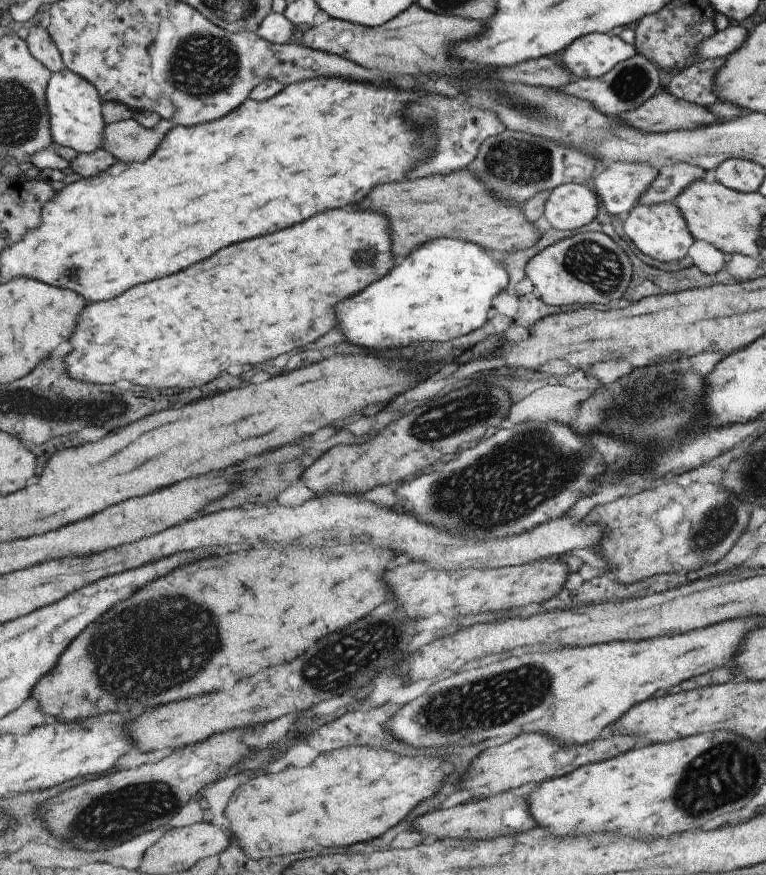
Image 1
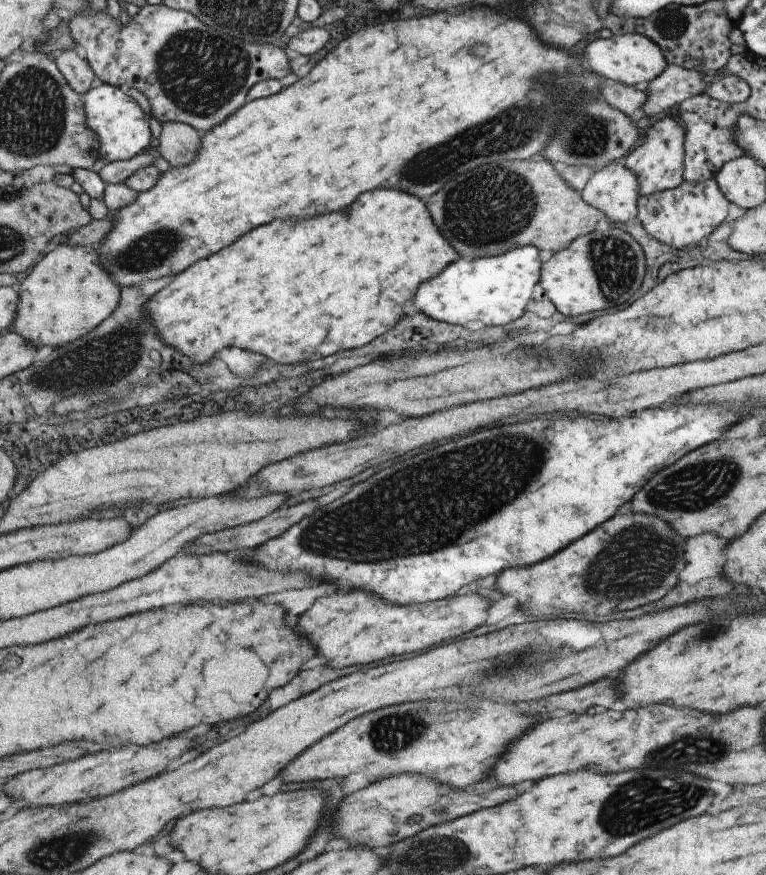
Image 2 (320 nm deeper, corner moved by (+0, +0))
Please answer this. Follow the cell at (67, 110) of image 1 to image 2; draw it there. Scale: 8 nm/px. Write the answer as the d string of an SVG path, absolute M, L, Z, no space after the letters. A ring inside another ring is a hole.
M108 83L91 88L83 95L83 104L87 114L87 128L91 130L91 134L99 134L101 146L94 150L99 150L101 160L106 160L107 163L127 161L149 146L149 113L145 114L137 106L137 102L131 96L123 94L119 88Z

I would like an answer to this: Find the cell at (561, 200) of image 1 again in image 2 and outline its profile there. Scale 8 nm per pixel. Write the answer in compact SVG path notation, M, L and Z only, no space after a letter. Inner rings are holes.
M610 163L594 171L579 196L611 223L626 223L637 215L637 178L627 168Z

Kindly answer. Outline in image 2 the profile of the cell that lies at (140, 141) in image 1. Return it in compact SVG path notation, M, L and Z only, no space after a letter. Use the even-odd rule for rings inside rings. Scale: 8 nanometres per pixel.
M179 122L161 124L161 132L156 140L156 150L159 157L173 166L185 166L199 152L201 134L191 126Z

